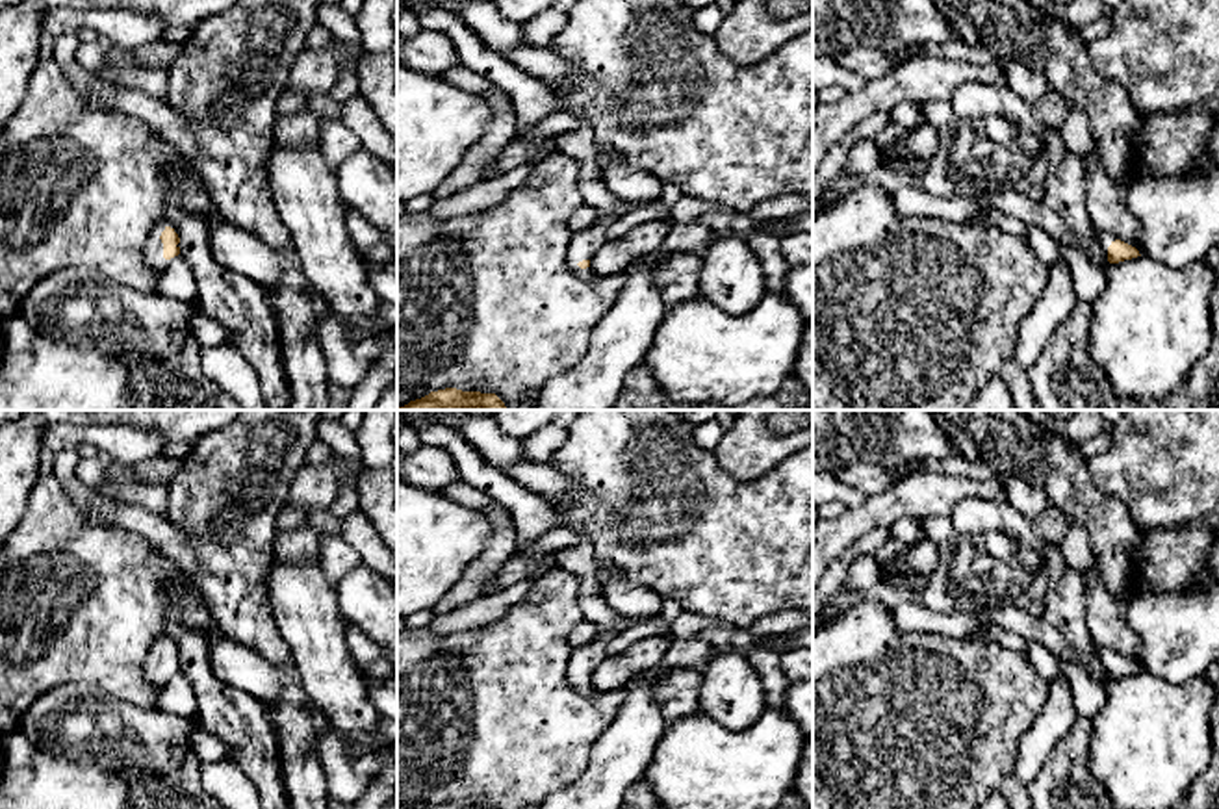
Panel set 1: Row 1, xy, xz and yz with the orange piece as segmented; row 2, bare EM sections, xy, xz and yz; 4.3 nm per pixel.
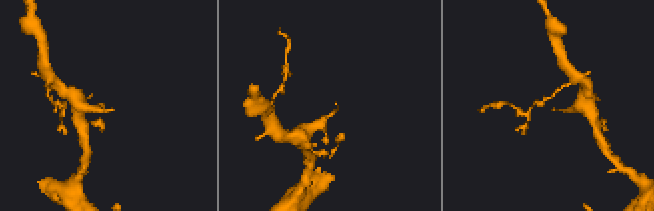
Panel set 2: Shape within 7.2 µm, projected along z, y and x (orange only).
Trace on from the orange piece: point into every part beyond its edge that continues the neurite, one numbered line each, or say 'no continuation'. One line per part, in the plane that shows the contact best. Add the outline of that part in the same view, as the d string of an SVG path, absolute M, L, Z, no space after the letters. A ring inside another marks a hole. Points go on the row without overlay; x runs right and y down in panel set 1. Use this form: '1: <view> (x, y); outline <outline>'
1: xy (153, 663); outline M163 633L161 636L158 636L158 640L150 646L147 659L145 659L145 677L158 687L160 690L163 690L163 687L169 683L169 679L176 674L165 675L163 674L163 659L160 655L161 648L171 642L174 648L176 644L173 642L173 638ZM176 648L178 649L178 648Z

